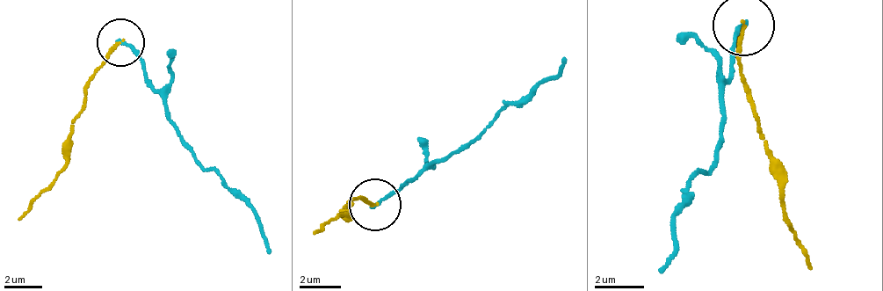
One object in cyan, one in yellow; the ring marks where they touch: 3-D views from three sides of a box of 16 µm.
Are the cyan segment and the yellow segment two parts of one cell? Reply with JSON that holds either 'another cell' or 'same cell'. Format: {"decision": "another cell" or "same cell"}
{"decision": "another cell"}

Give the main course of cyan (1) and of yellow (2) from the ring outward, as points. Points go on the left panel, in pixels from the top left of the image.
1: (119, 40), (162, 98), (185, 149), (245, 201), (268, 254)
2: (119, 40), (84, 93), (66, 168), (17, 220)

